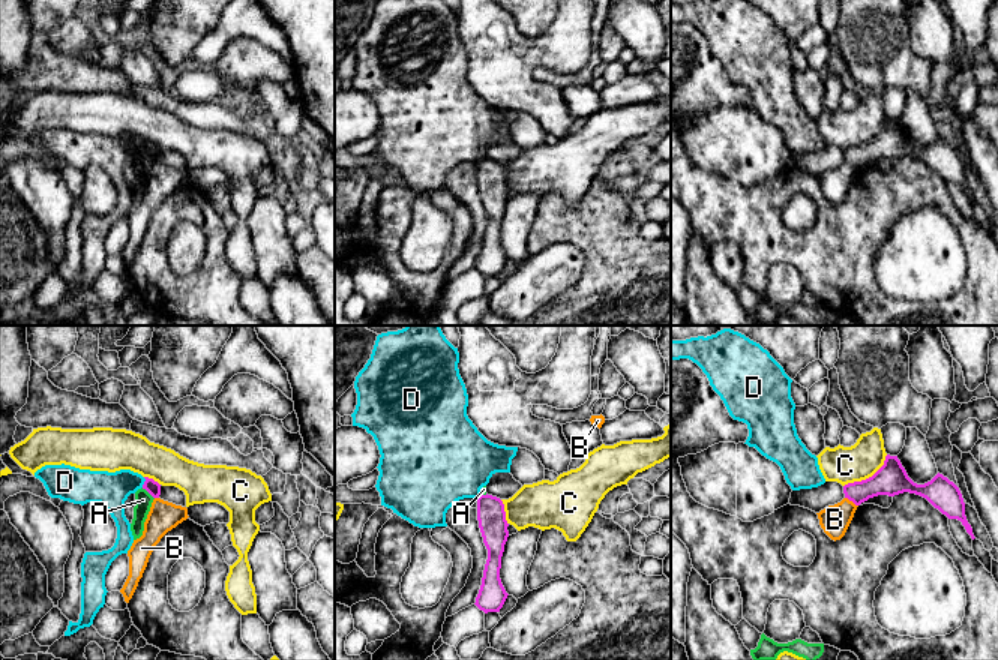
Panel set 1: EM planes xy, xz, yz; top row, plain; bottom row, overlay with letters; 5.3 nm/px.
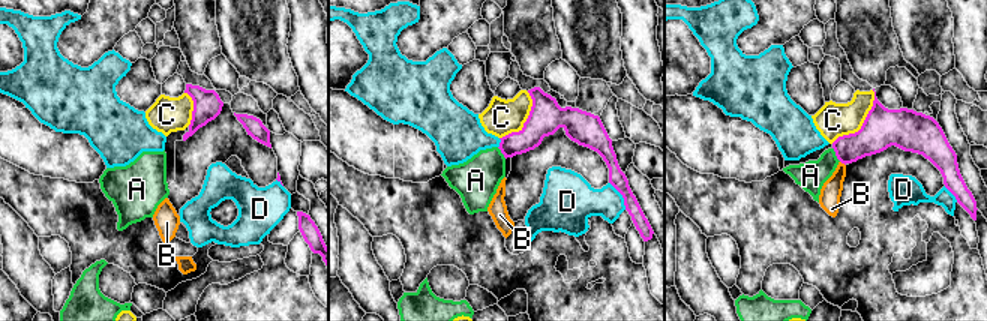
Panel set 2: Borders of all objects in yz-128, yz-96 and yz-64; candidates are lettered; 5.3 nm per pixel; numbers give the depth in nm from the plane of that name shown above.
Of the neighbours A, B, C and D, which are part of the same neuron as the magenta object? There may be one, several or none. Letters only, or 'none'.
none

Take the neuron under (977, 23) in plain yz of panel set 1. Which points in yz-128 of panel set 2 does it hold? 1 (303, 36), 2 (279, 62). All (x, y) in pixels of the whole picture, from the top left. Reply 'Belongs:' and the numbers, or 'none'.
Belongs: 1

